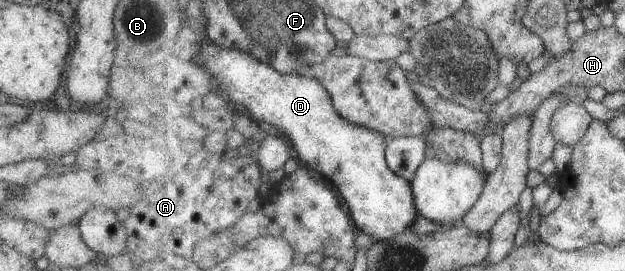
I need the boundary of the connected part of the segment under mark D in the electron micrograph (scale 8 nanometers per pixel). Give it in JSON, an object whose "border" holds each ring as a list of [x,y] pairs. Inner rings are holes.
{"border":[[[217,43],[207,45],[201,57],[201,63],[211,71],[213,79],[219,83],[219,92],[230,104],[235,104],[239,110],[247,113],[253,120],[259,120],[269,124],[273,132],[285,137],[292,146],[297,157],[303,161],[311,171],[325,177],[335,185],[339,191],[339,197],[351,209],[351,216],[355,219],[356,226],[368,234],[375,241],[390,241],[399,236],[403,231],[410,231],[411,225],[418,221],[419,211],[415,207],[414,190],[410,179],[399,177],[389,169],[386,161],[388,142],[379,131],[367,129],[361,125],[355,125],[343,119],[335,110],[329,91],[316,78],[308,78],[306,75],[283,75],[273,69],[271,65],[261,62],[250,54],[221,47]]]}

